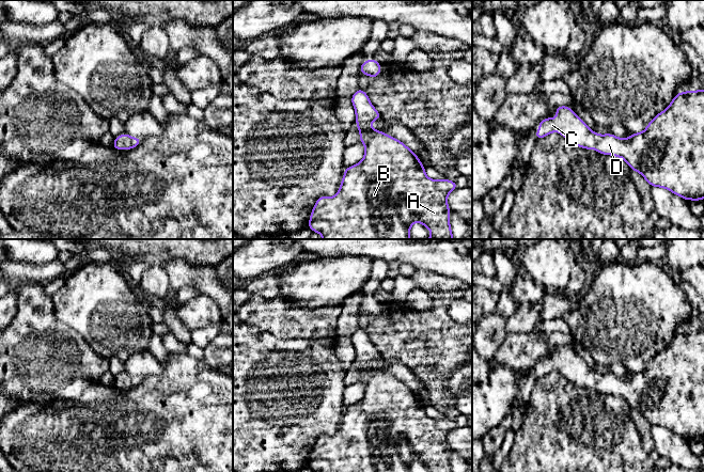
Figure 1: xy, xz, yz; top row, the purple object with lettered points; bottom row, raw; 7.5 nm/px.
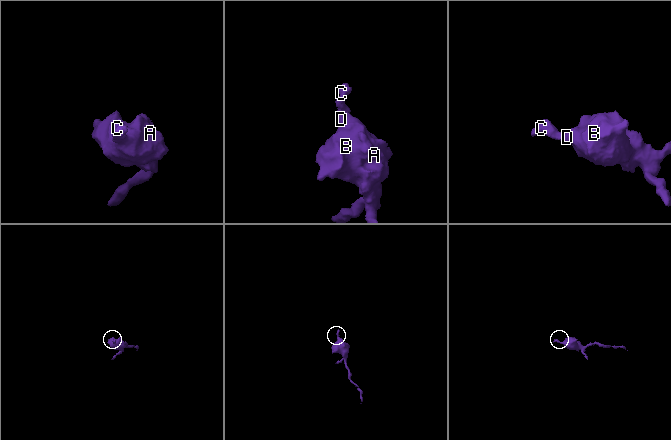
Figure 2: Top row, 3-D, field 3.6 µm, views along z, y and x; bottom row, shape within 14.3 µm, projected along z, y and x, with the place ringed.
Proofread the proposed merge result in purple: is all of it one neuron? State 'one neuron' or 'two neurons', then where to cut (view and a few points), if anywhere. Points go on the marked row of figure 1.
one neuron | no cut

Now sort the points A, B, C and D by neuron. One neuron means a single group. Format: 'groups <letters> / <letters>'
groups A B C D

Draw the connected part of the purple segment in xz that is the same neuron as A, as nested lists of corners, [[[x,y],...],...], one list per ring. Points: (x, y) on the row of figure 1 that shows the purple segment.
[[[358,89],[350,98],[360,131],[360,143],[365,145],[364,158],[345,169],[334,196],[318,198],[308,227],[319,233],[323,239],[411,239],[410,227],[414,222],[420,222],[432,233],[427,239],[453,239],[447,199],[451,191],[458,188],[457,184],[447,178],[428,178],[425,167],[409,147],[374,129],[370,123],[379,120],[381,115],[363,90]]]

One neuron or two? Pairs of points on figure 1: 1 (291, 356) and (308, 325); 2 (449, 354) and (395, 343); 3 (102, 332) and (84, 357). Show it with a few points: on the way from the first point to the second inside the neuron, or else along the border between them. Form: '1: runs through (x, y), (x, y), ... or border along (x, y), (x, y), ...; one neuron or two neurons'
1: border along (276, 337), (327, 337); two neurons
2: runs through (436, 351), (427, 352), (420, 346), (408, 346); one neuron
3: border along (73, 329), (95, 351), (108, 359); two neurons

